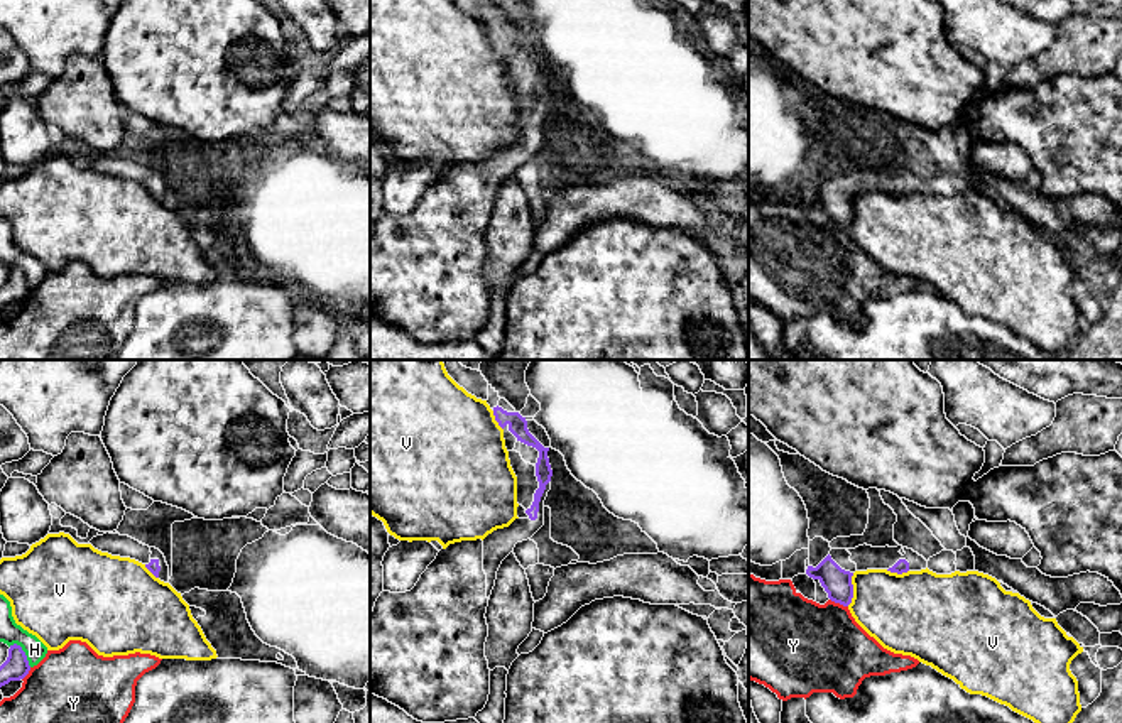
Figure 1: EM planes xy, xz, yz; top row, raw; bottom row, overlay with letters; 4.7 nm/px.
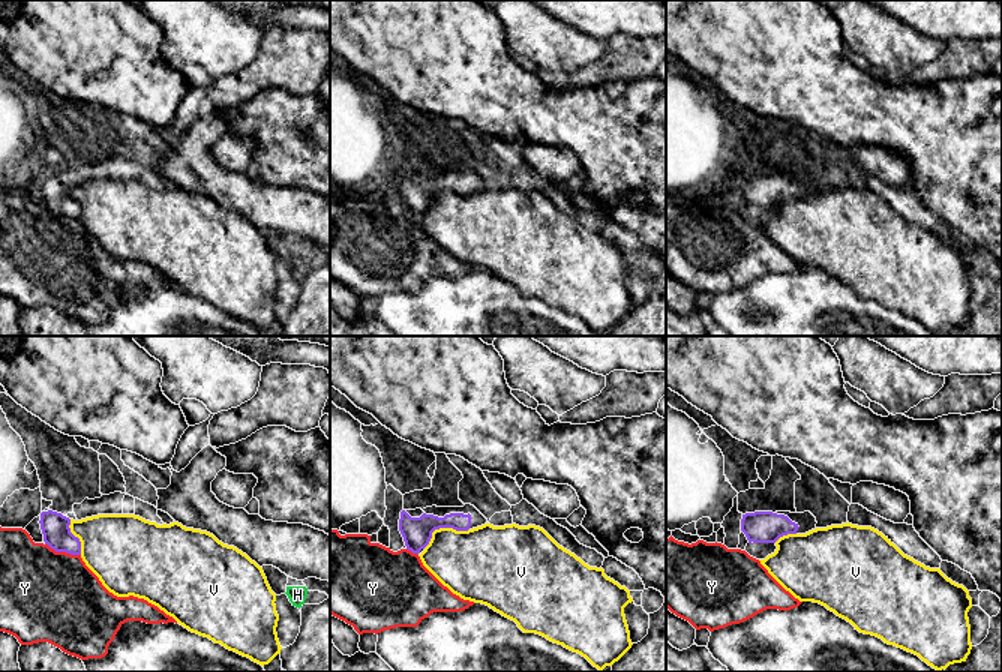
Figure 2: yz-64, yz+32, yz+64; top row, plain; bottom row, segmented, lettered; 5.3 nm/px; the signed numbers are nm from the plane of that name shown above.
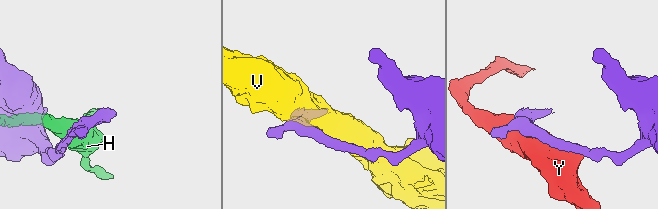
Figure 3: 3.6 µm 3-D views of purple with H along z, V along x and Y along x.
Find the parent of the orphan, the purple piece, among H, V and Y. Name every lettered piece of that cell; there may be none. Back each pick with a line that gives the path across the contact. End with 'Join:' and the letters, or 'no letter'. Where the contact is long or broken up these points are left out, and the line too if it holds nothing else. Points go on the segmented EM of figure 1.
Join: no letter

